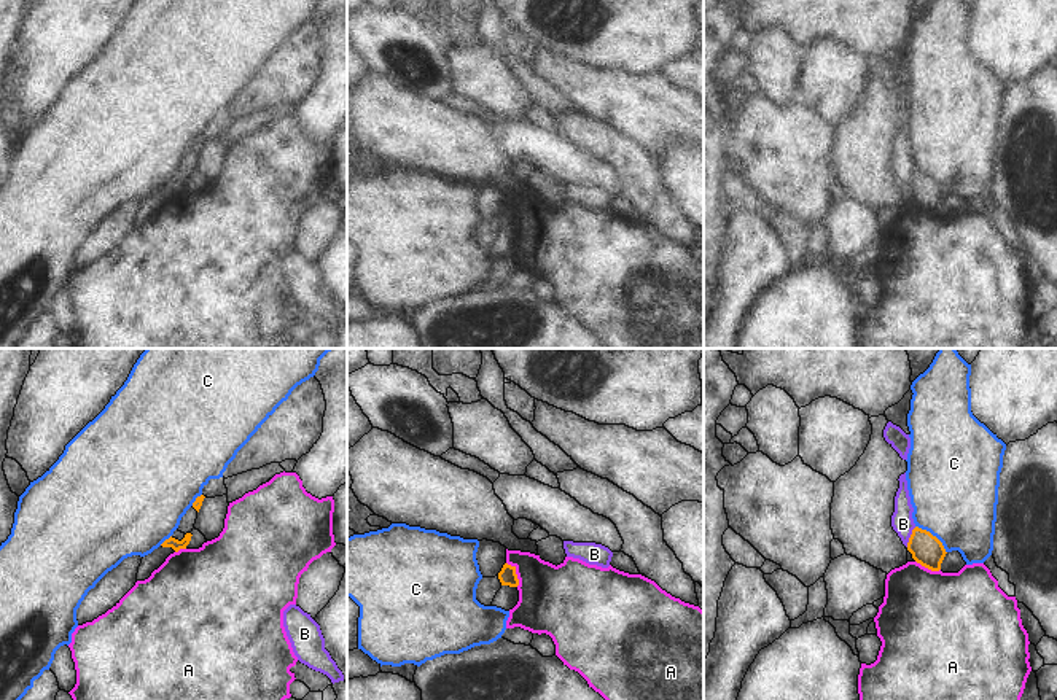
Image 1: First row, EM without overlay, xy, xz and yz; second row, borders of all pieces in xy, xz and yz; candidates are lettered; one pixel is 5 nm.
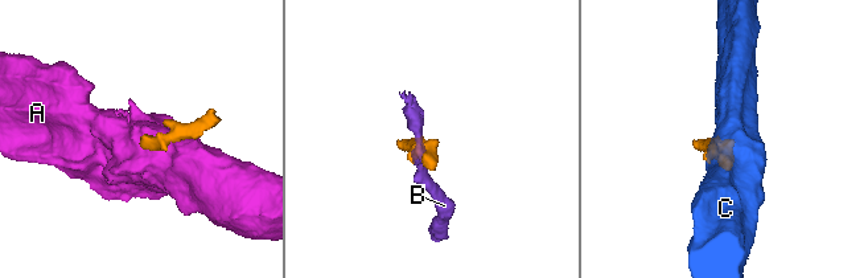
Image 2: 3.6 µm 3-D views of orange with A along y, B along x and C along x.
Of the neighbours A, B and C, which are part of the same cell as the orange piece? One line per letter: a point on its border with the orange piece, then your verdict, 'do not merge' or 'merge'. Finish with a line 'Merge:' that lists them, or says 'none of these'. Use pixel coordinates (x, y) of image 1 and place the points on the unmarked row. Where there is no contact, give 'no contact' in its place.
A: meets orange in xz at (514, 217); do not merge
B: meets orange in yz at (911, 180); do not merge
C: meets orange in yz at (932, 178); do not merge
Merge: none of these

